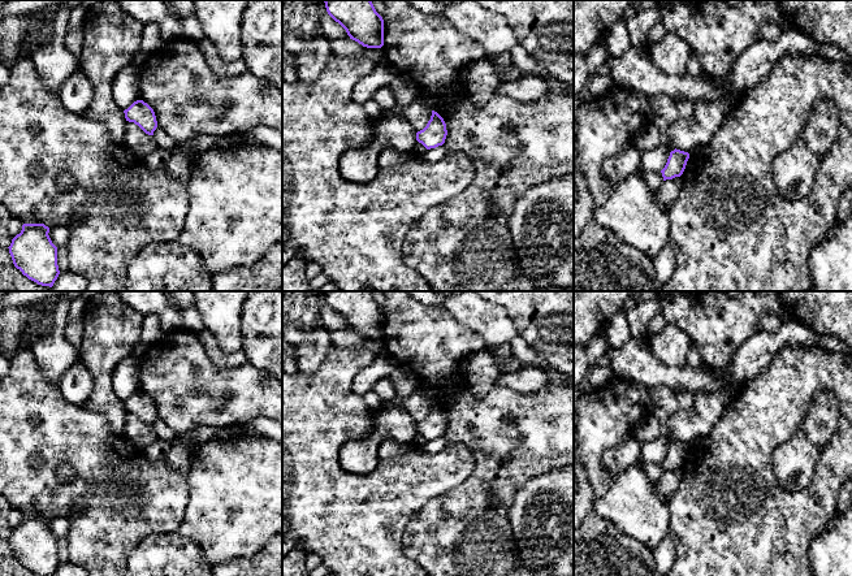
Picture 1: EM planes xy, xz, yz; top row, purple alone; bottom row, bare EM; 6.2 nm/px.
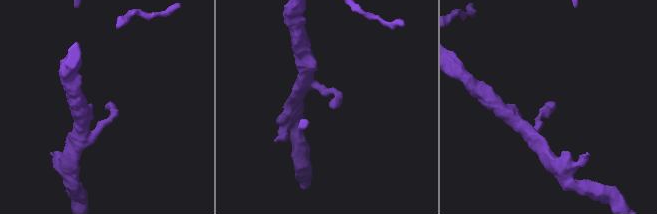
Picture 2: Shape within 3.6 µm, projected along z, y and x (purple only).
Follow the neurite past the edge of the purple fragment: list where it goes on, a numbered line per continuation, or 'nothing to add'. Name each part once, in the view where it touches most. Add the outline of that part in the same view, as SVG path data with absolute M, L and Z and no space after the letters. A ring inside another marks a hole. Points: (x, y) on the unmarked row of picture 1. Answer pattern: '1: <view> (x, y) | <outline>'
nothing to add

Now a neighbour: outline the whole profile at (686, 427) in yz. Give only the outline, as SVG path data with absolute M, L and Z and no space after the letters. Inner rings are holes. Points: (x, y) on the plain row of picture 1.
M727 384L723 390L695 394L695 408L692 411L678 410L663 423L663 429L676 441L689 445L712 430L735 389L732 384Z

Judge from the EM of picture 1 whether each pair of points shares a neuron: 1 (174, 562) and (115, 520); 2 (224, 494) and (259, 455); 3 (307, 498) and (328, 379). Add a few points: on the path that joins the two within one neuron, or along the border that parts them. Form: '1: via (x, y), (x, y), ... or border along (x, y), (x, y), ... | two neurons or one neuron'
1: border along (172, 532), (146, 536), (130, 551), (125, 562) | two neurons
2: via (233, 485), (254, 464) | one neuron
3: via (307, 468), (307, 420), (319, 408) | one neuron

